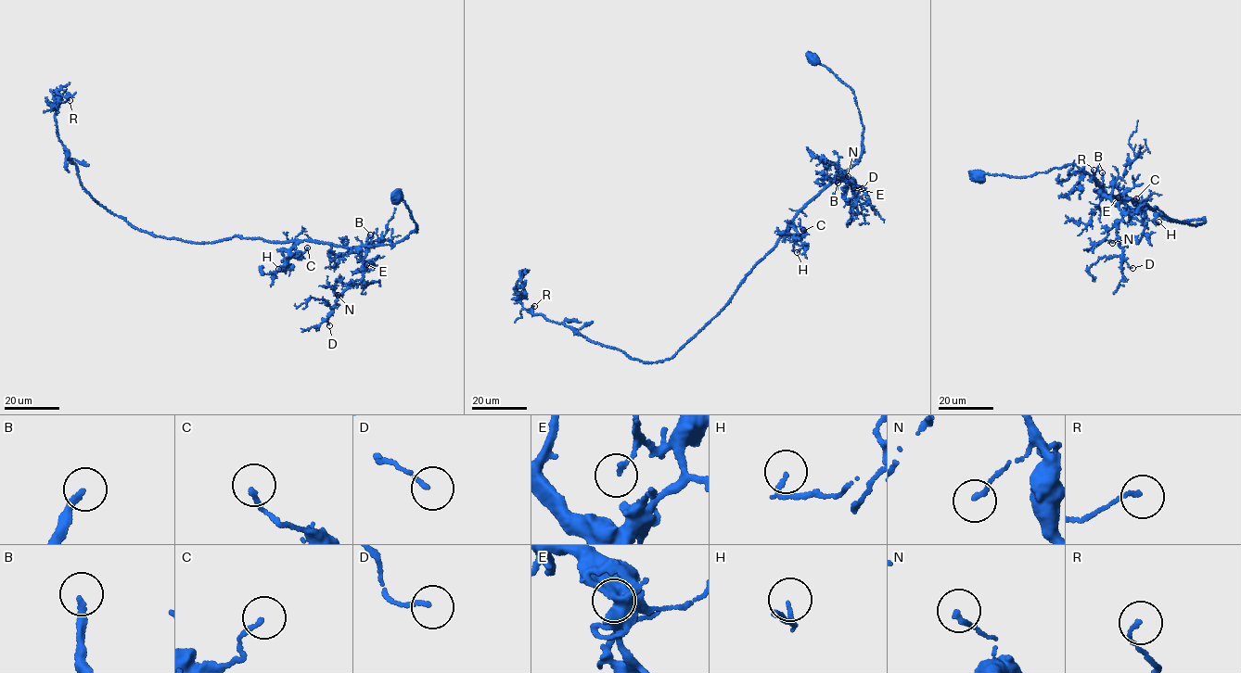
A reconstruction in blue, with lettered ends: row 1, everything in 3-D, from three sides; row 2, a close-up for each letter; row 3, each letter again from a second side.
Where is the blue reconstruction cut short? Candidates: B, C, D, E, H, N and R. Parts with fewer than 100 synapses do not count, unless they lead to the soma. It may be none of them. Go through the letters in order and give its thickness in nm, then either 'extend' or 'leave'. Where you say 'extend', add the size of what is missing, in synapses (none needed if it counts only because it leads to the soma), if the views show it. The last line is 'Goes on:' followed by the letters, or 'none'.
B: 200 nm thick; extend; about 160 synapses
C: 150 nm thick; leave
D: 120 nm thick; leave
E: 160 nm thick; leave
H: 130 nm thick; leave
N: 160 nm thick; leave
R: 120 nm thick; leave
Goes on: B

